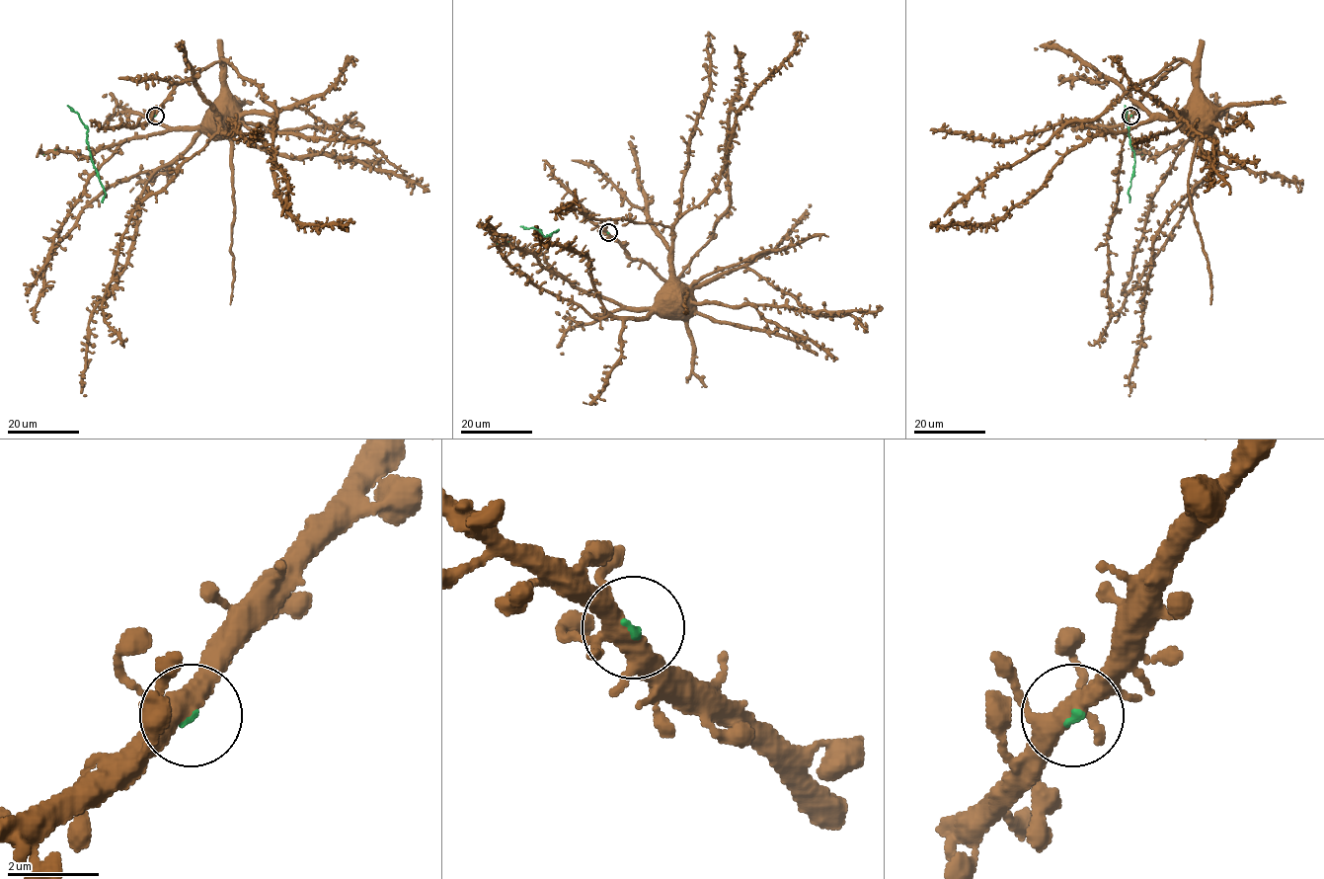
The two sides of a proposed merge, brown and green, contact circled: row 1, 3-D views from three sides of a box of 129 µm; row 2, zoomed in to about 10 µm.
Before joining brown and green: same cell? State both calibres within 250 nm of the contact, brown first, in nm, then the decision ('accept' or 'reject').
400/80 nm | accept

